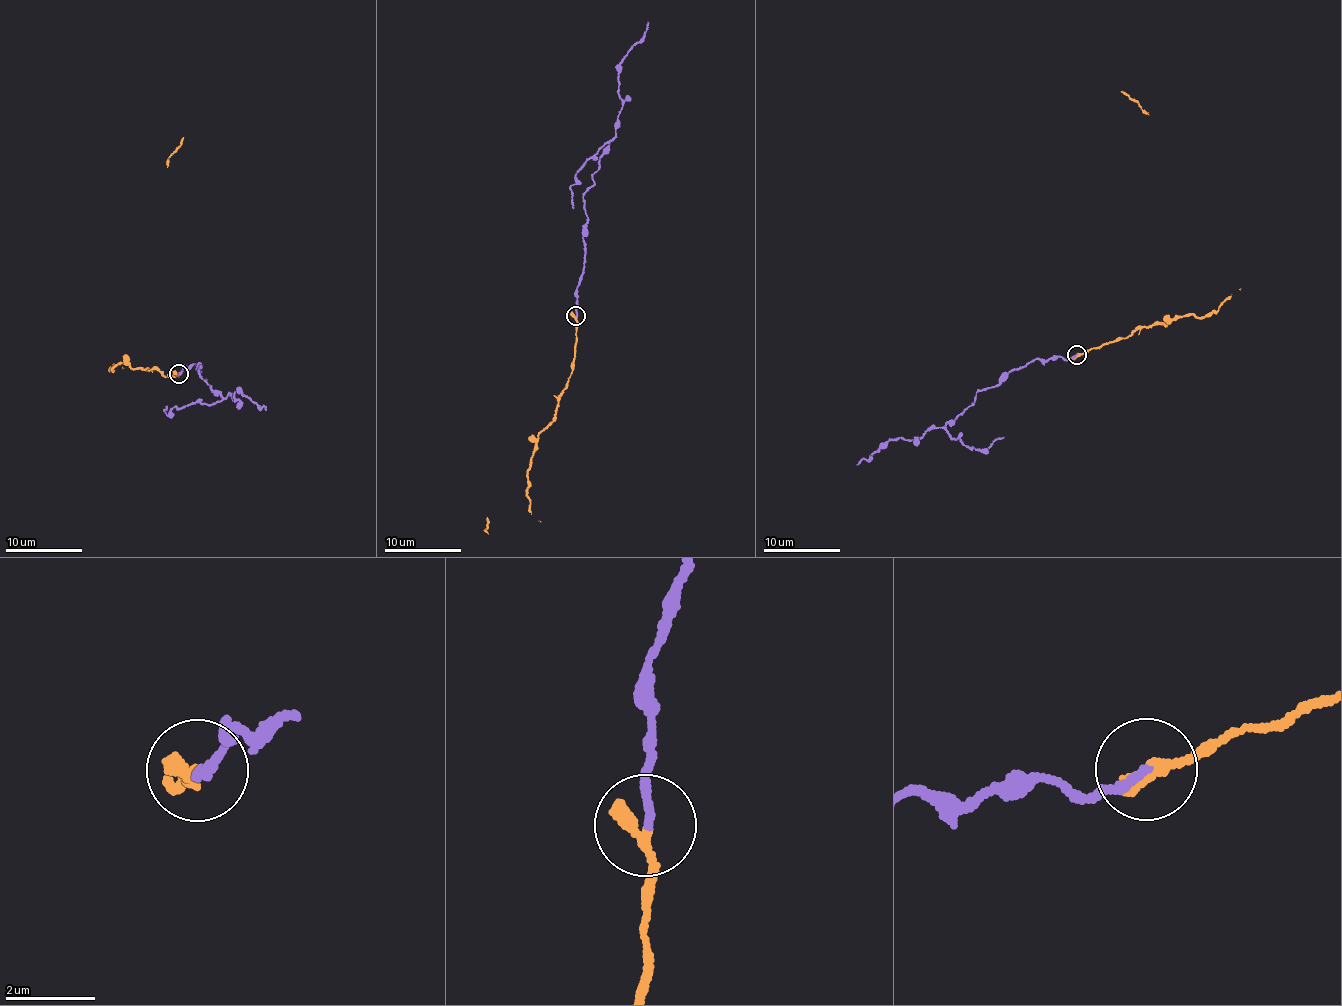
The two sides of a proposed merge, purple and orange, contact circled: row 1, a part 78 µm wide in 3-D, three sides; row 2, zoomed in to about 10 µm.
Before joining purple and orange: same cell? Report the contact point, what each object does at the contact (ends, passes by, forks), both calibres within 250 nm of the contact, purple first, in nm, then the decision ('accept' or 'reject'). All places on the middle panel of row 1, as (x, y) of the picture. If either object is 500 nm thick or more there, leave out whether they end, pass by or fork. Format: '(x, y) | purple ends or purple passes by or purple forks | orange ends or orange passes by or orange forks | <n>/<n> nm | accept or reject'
(576, 316) | purple ends | orange ends | 180/320 nm | reject

